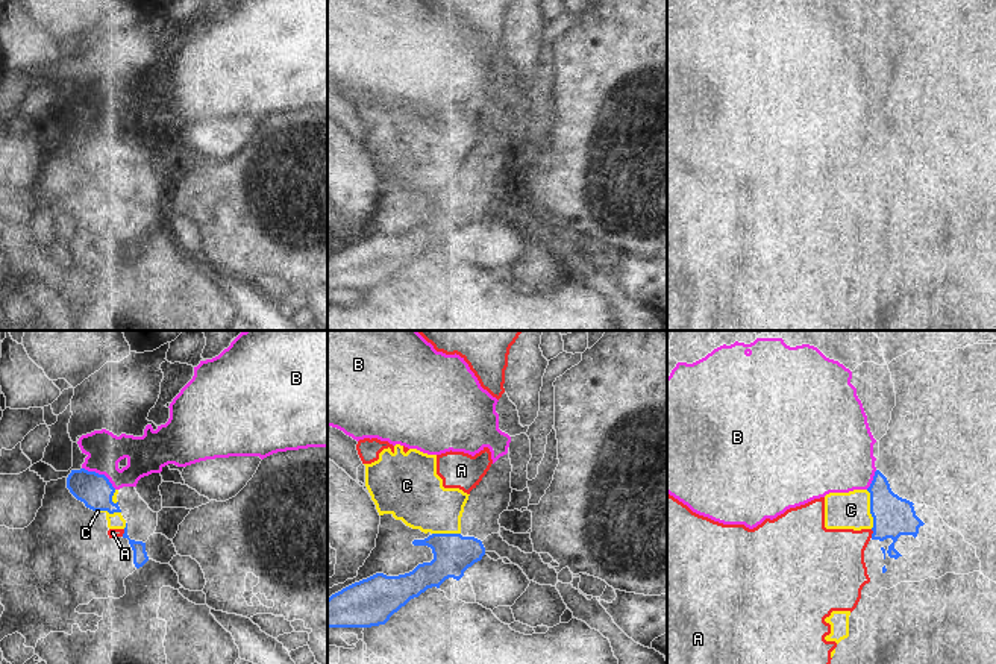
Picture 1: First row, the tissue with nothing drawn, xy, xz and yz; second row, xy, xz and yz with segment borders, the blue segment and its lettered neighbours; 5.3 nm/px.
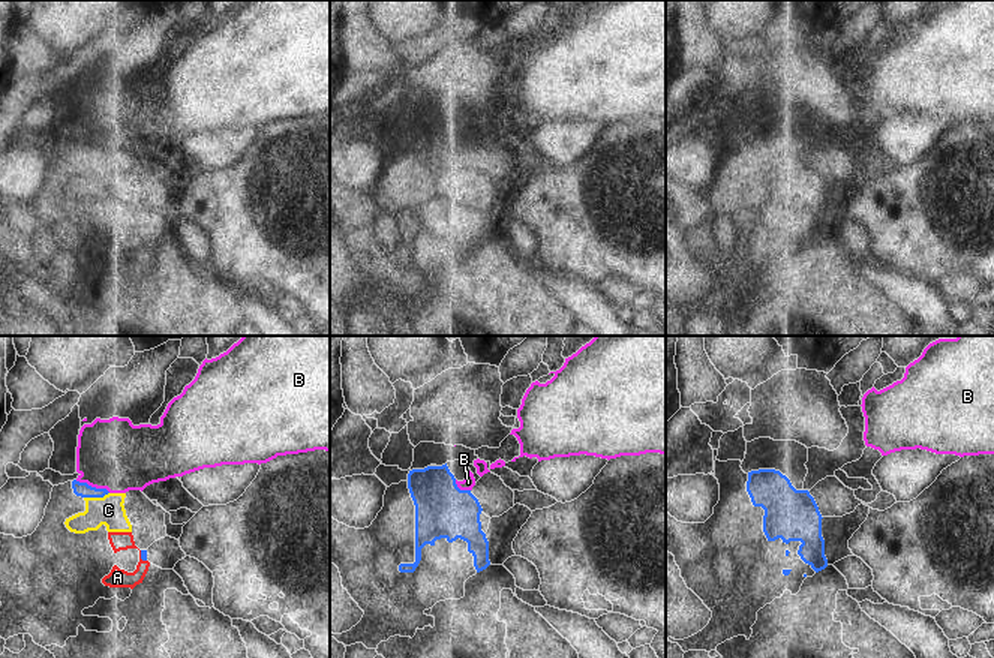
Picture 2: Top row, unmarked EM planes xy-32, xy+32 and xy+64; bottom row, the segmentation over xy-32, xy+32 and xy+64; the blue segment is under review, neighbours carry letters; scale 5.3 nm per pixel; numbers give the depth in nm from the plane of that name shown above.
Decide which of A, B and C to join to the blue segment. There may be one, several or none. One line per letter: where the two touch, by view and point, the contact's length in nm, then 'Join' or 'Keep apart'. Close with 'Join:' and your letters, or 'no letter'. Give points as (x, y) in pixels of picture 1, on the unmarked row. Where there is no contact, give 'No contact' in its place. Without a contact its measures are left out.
A: Touches blue at yz (872, 194). Shared border 50 nm. Keep apart
B: Touches blue at xy (100, 135). Shared border 220 nm. Keep apart
C: Touches blue at yz (870, 170). Shared border 220 nm. Keep apart
Join: no letter

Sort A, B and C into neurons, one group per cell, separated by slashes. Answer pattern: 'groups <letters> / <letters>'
groups A C / B

